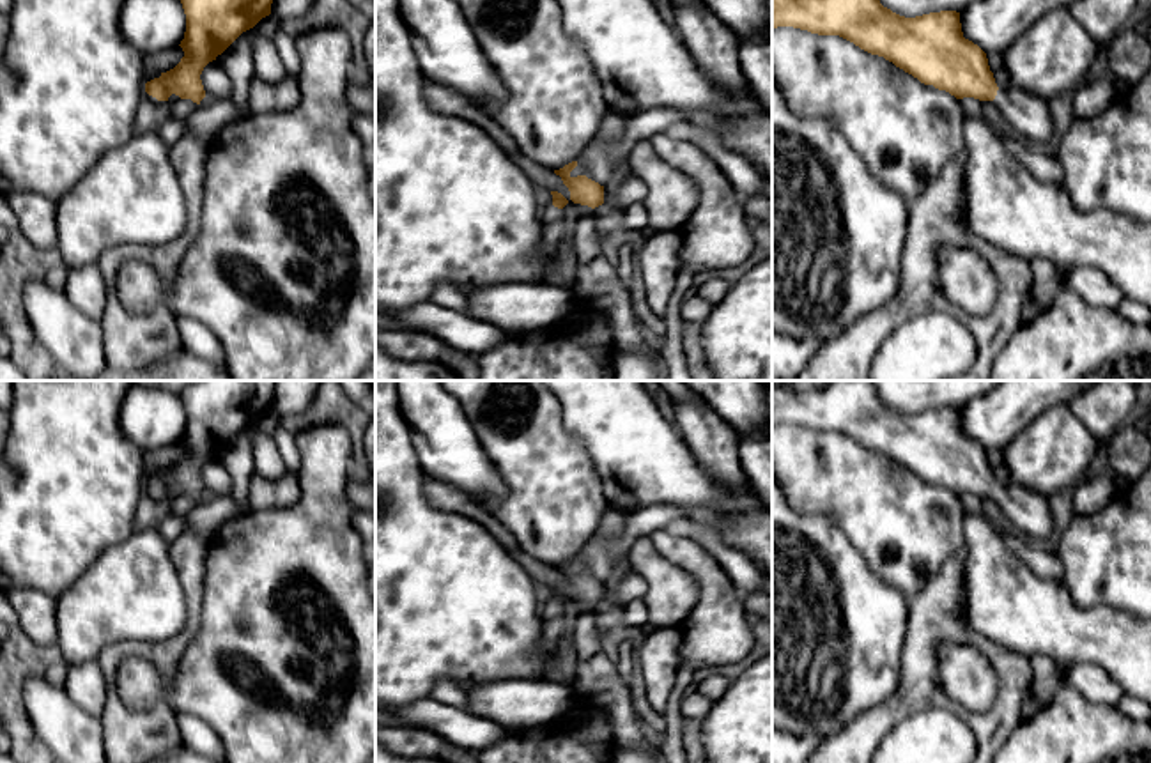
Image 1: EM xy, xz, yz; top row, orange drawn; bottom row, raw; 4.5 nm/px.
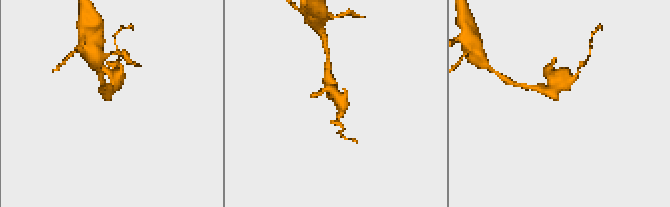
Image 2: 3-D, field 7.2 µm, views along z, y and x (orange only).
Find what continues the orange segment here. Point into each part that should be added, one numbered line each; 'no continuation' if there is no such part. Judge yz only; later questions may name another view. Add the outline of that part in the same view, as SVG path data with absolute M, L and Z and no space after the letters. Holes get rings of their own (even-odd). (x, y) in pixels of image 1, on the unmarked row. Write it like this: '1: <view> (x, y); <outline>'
1: yz (1029, 512); M999 485L995 501L1024 536L1048 538L1054 519L1048 499L1020 485Z

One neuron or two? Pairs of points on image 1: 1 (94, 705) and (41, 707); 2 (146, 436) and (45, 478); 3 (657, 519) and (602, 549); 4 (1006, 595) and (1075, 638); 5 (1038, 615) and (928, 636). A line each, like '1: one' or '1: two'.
1: two
2: two
3: one
4: one
5: two

